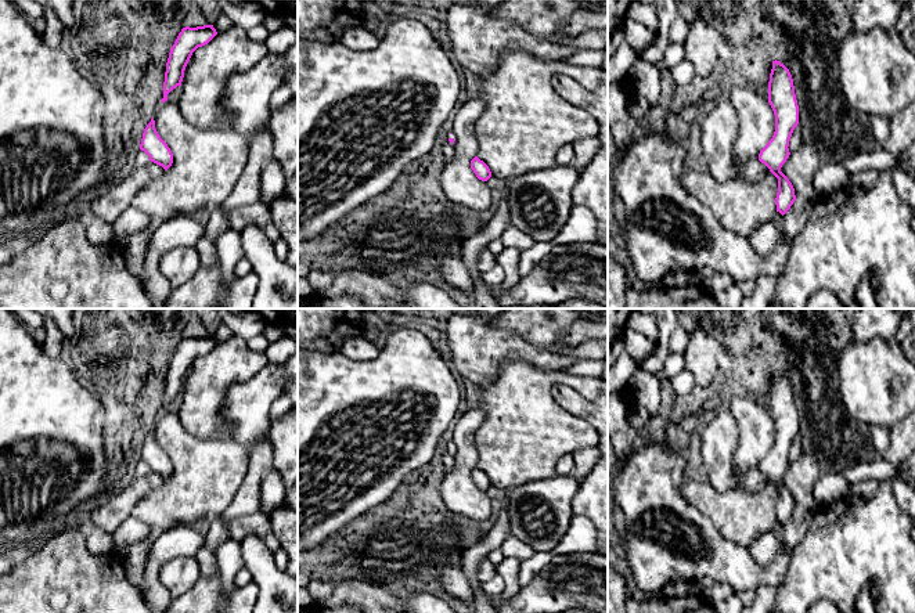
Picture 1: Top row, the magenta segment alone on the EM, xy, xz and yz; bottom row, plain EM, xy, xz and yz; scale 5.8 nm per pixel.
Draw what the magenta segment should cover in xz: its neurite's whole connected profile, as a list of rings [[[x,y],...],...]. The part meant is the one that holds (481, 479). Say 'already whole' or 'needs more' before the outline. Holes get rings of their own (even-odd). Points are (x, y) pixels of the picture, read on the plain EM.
already whole | [[[475,466],[471,470],[471,479],[476,484],[476,487],[482,491],[487,491],[491,487],[491,482],[489,476],[483,470],[480,470],[478,466]]]

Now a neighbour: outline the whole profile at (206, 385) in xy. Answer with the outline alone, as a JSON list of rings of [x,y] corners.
[[[233,335],[198,357],[184,381],[179,418],[184,429],[203,440],[228,439],[231,429],[224,414],[228,389],[246,382],[269,364],[266,353],[252,350]]]

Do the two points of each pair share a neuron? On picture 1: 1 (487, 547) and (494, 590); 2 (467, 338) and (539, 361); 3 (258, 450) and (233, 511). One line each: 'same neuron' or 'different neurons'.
1: different neurons
2: same neuron
3: same neuron

